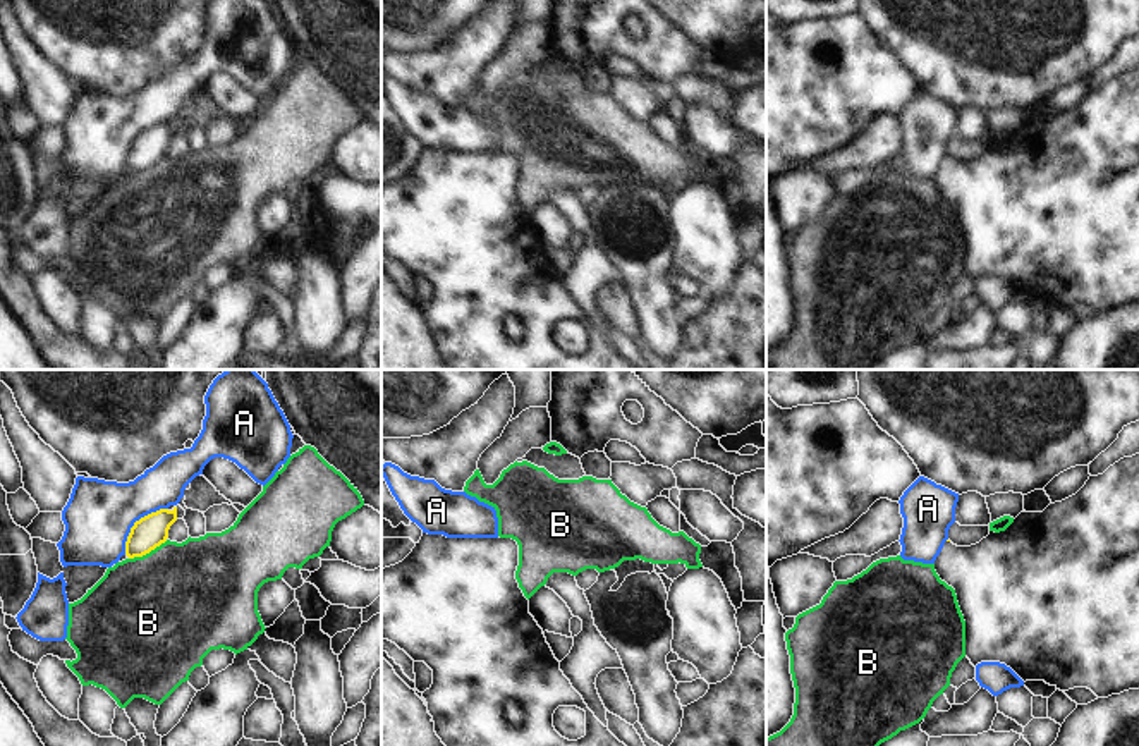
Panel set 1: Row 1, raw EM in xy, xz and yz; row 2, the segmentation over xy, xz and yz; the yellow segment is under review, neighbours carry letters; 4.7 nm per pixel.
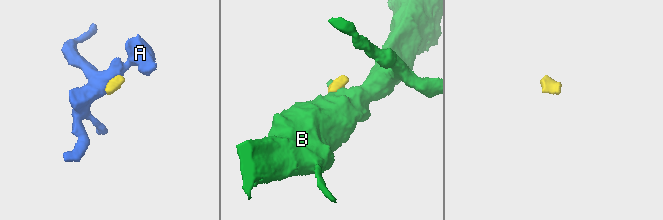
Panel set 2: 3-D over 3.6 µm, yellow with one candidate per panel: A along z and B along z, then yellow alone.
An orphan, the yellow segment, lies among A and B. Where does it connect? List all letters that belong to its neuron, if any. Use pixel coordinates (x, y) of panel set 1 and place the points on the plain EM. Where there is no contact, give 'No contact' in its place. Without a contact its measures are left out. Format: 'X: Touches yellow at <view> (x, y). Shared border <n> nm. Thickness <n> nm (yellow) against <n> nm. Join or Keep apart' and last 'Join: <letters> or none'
A: Touches yellow at xy (134, 138). Shared border 300 nm. Thickness 160 nm (yellow) against 320 nm. Keep apart
B: Touches yellow at xy (148, 167). Shared border 200 nm. Thickness 160 nm (yellow) against 500 nm. Keep apart
Join: none

